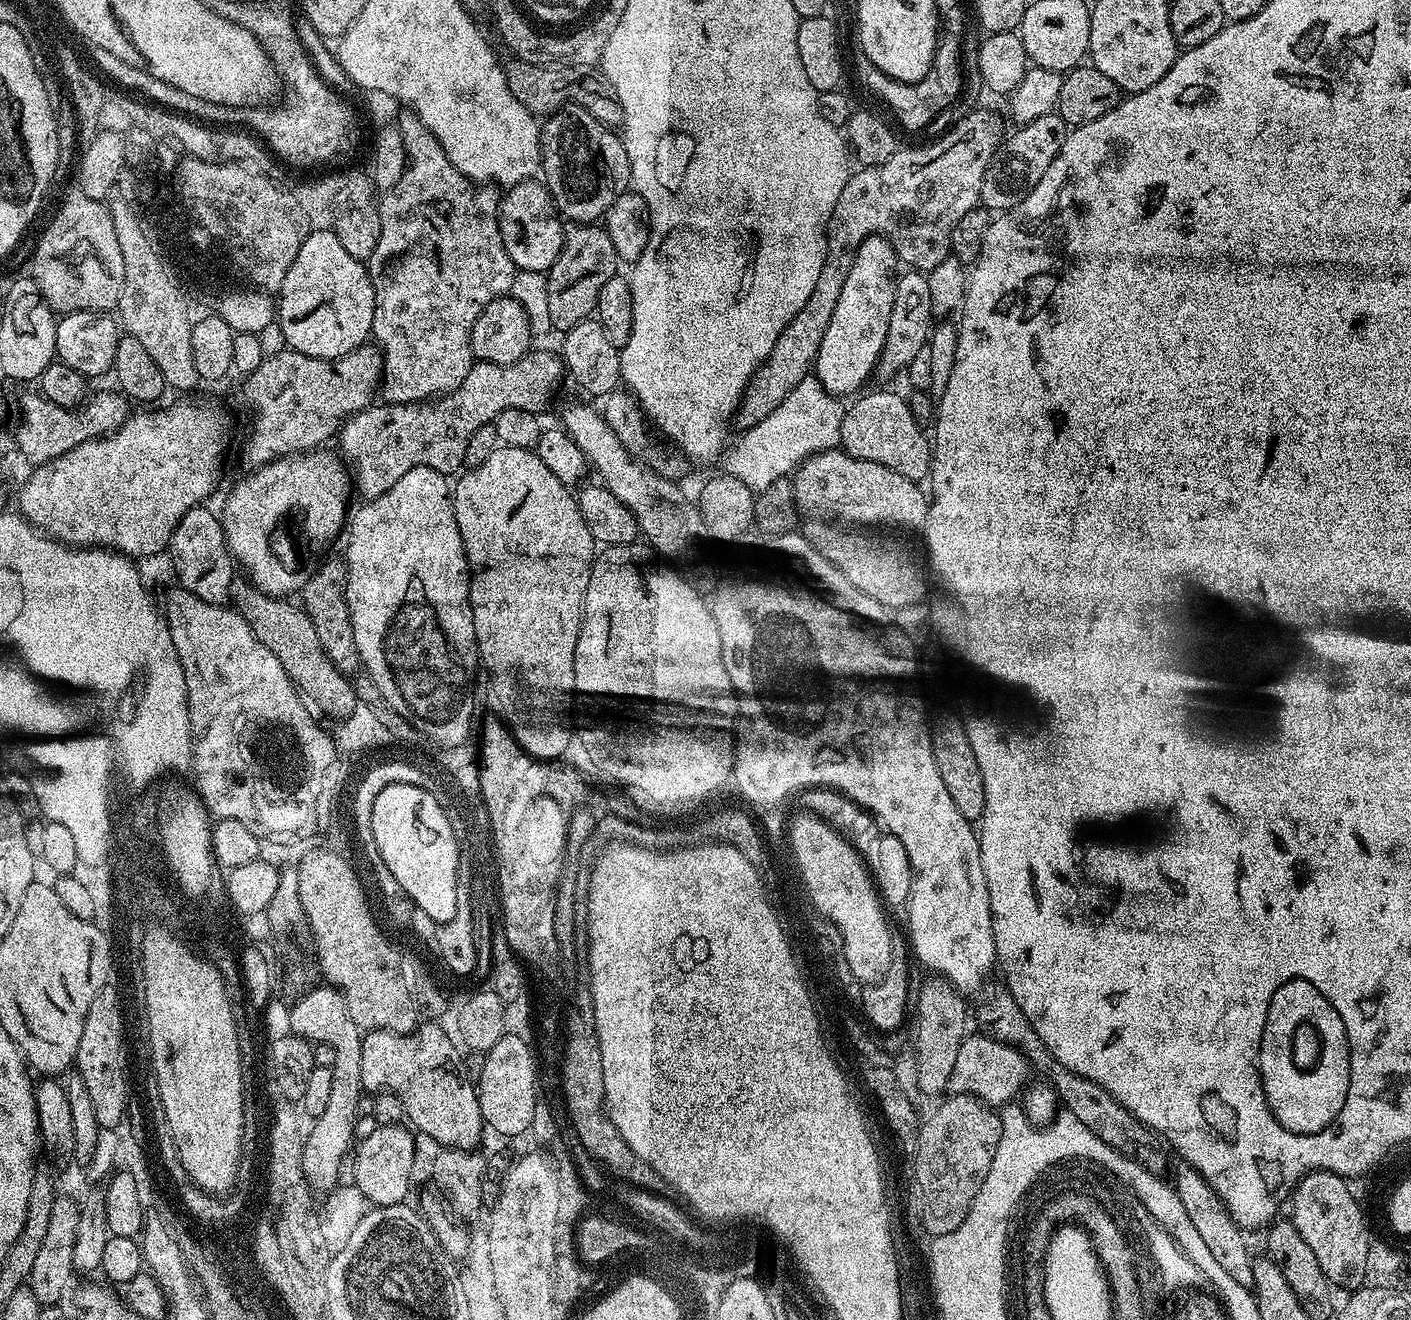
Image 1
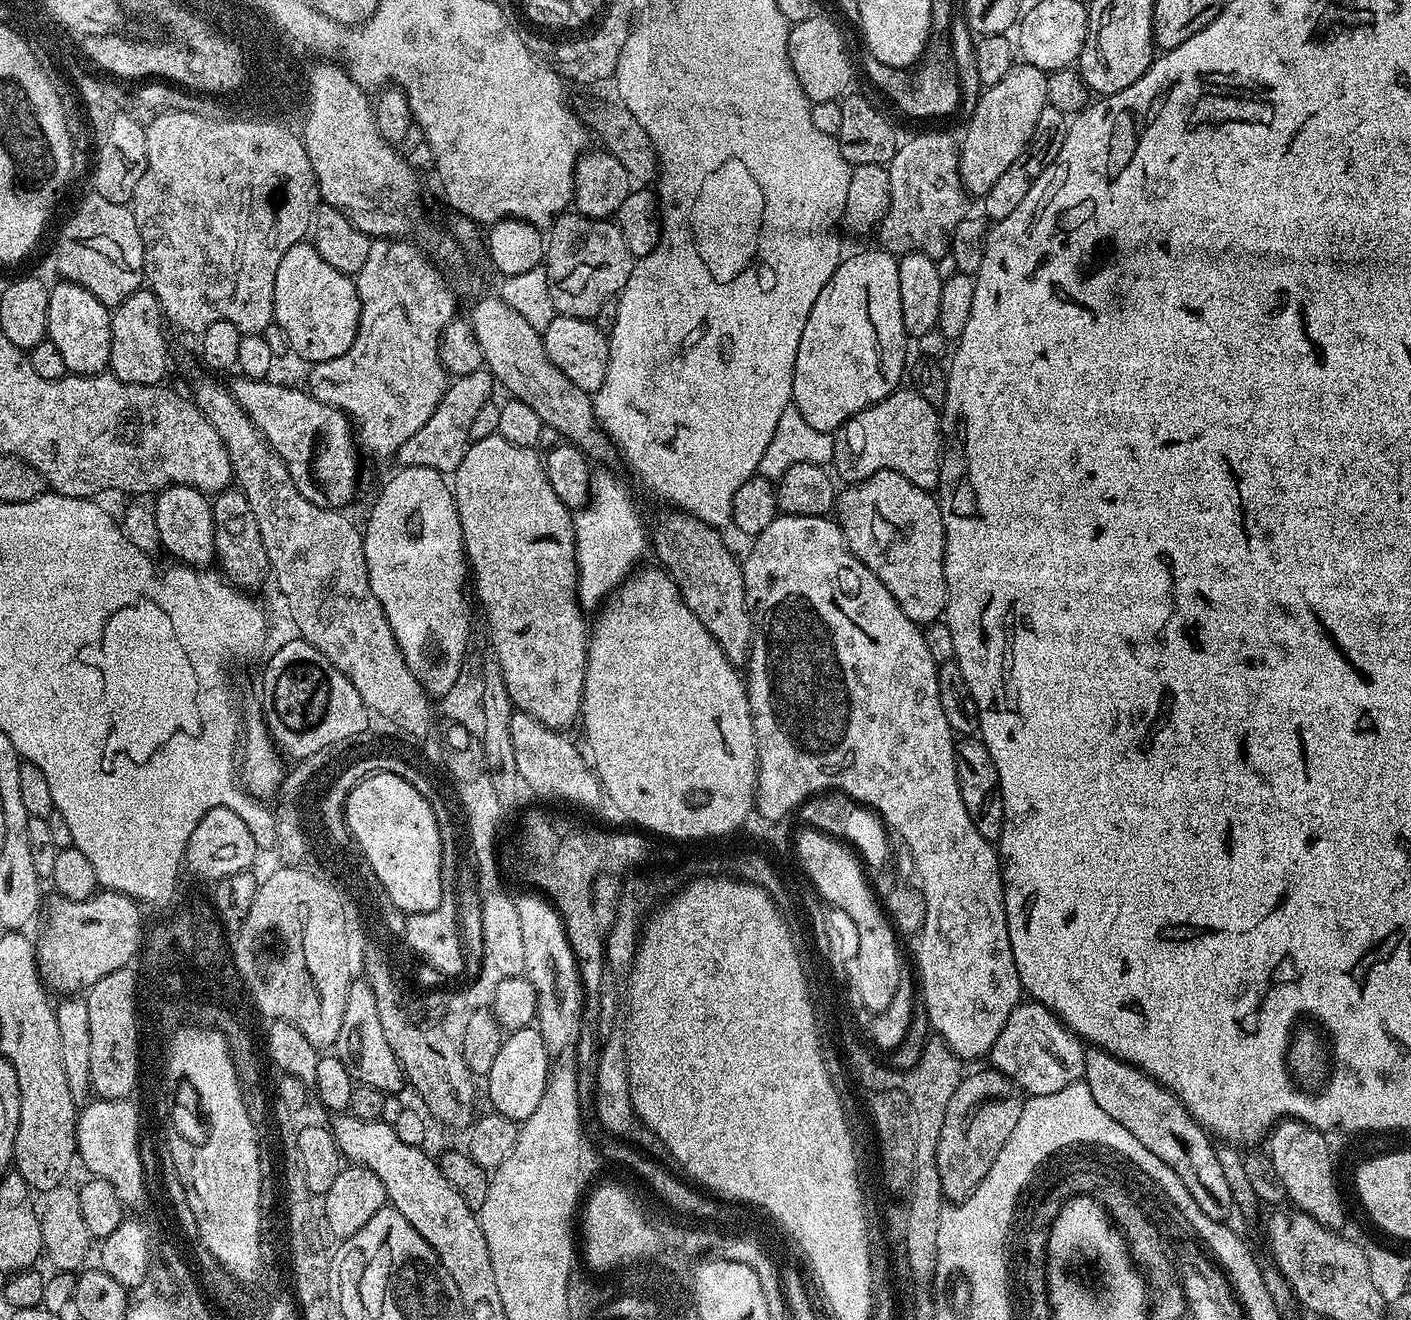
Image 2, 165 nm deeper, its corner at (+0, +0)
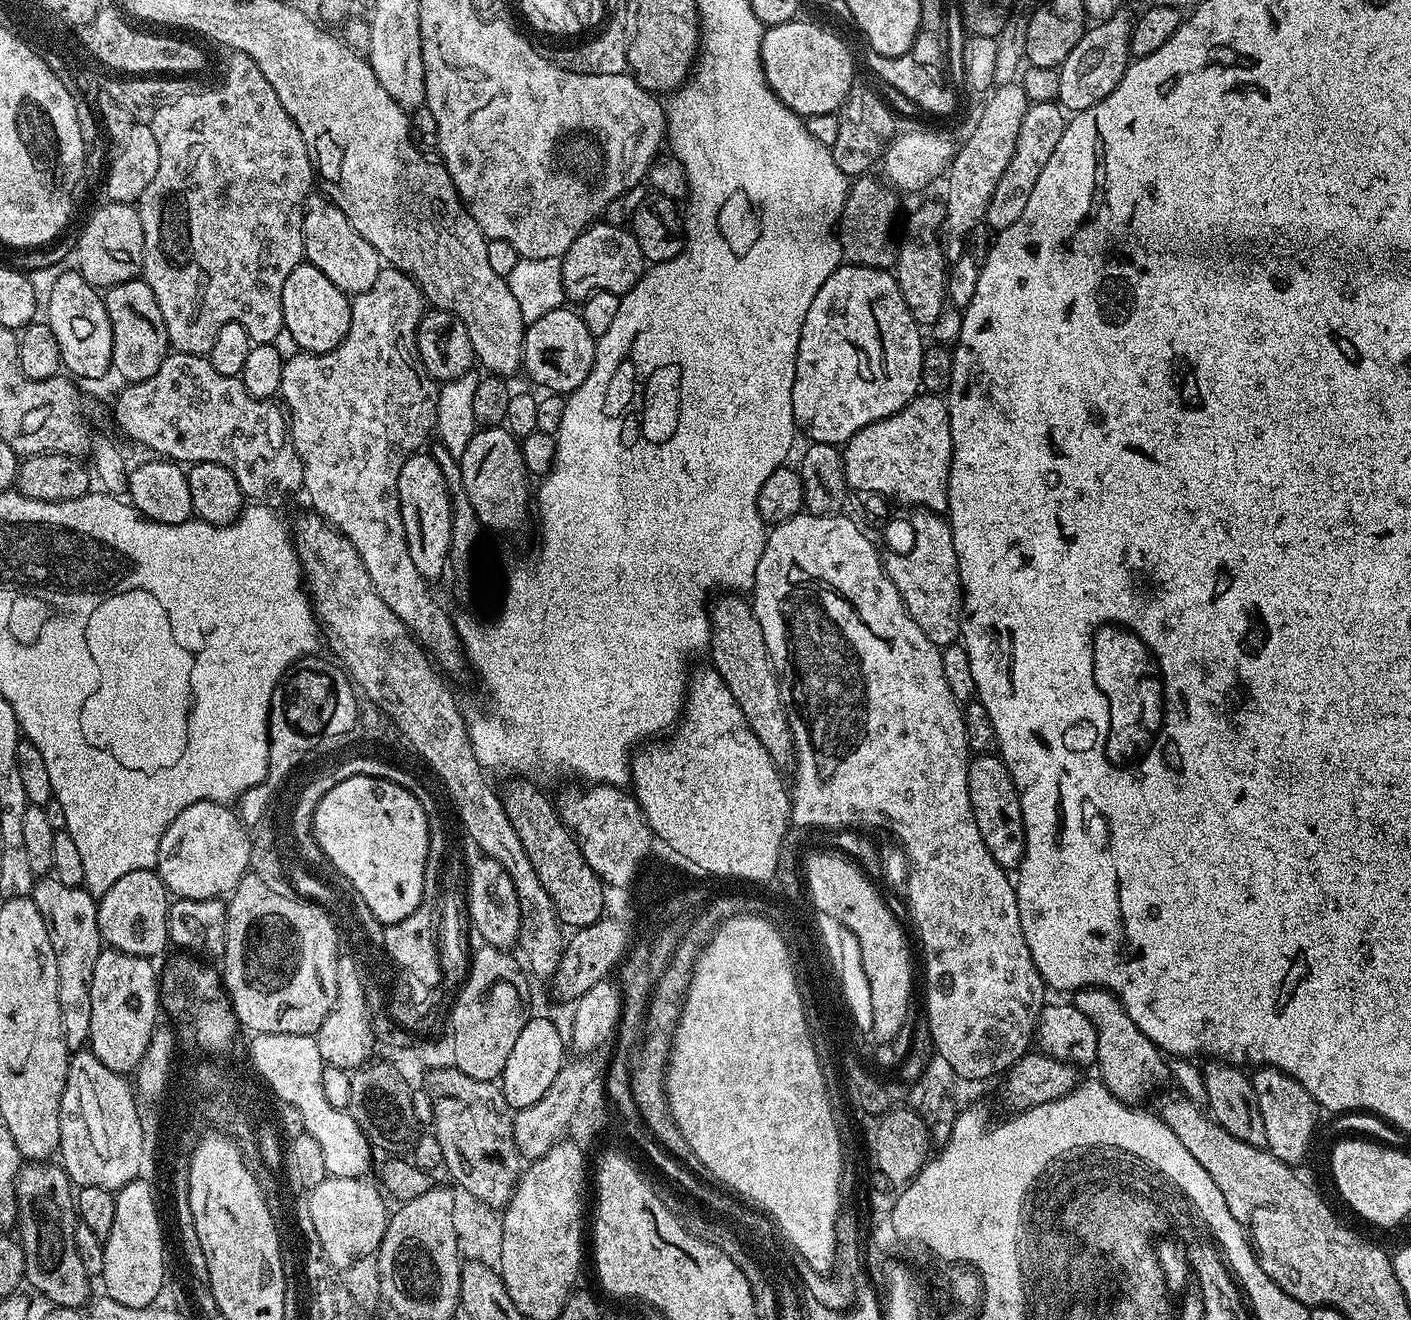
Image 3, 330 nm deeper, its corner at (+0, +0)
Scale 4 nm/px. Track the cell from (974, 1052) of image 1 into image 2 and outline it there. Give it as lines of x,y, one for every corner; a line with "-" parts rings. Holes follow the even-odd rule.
1021,1002
1007,1018
988,1060
995,1071
1003,1073
1025,1095
1041,1096
1057,1093
1083,1077
1085,1051
1083,1041
1072,1034
1044,1004

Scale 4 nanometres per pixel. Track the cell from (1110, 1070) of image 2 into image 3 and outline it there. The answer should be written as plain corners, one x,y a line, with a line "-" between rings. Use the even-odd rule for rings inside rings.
1080,988
1071,993
1070,1003
1090,1020
1097,1032
1097,1056
1095,1067
1100,1067
1099,1079
1119,1100
1135,1105
1144,1100
1155,1088
1169,1083
1168,1060
1126,1014
1122,1002
1105,988

